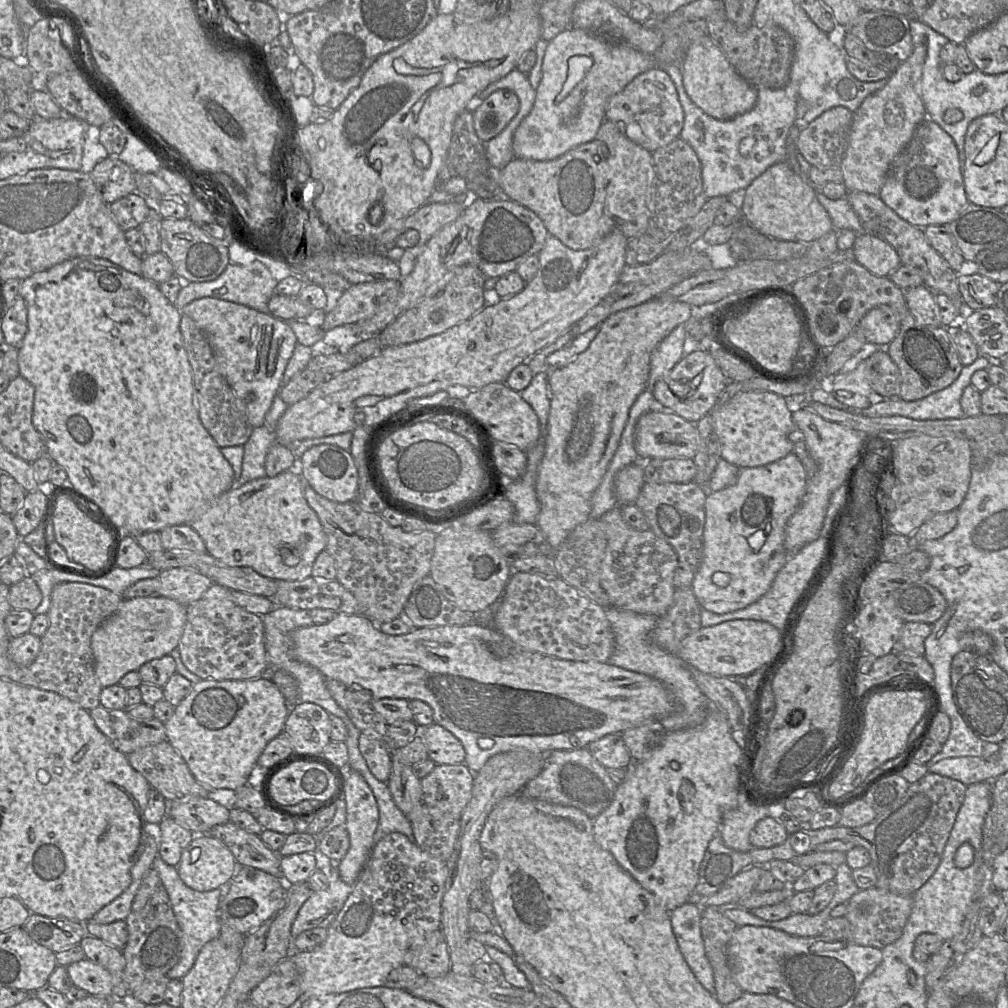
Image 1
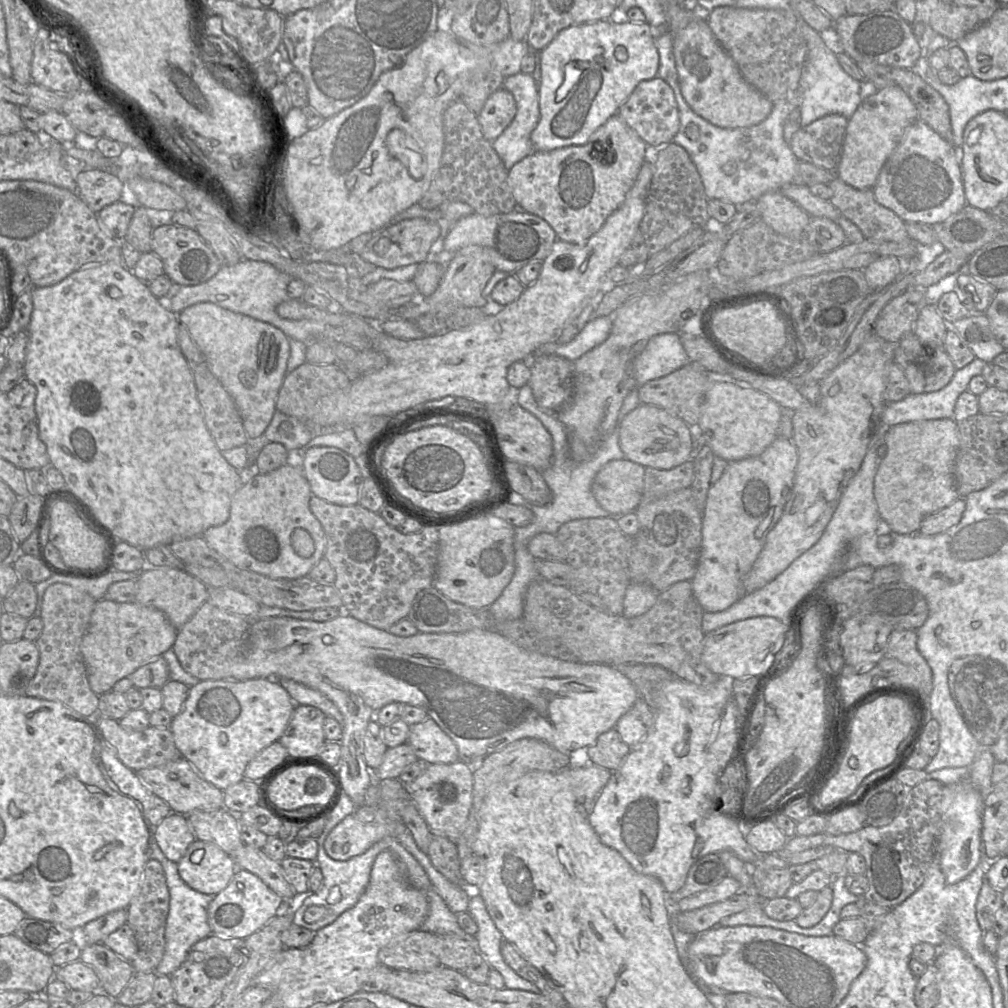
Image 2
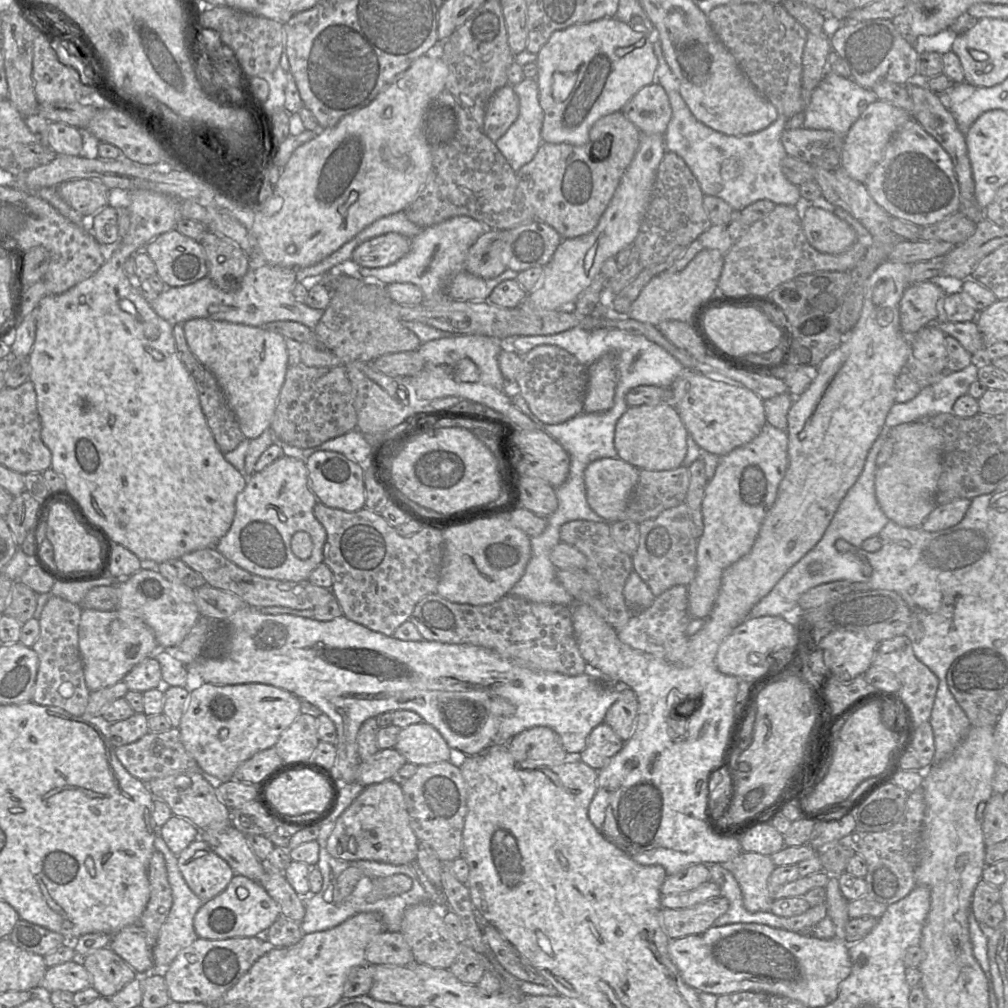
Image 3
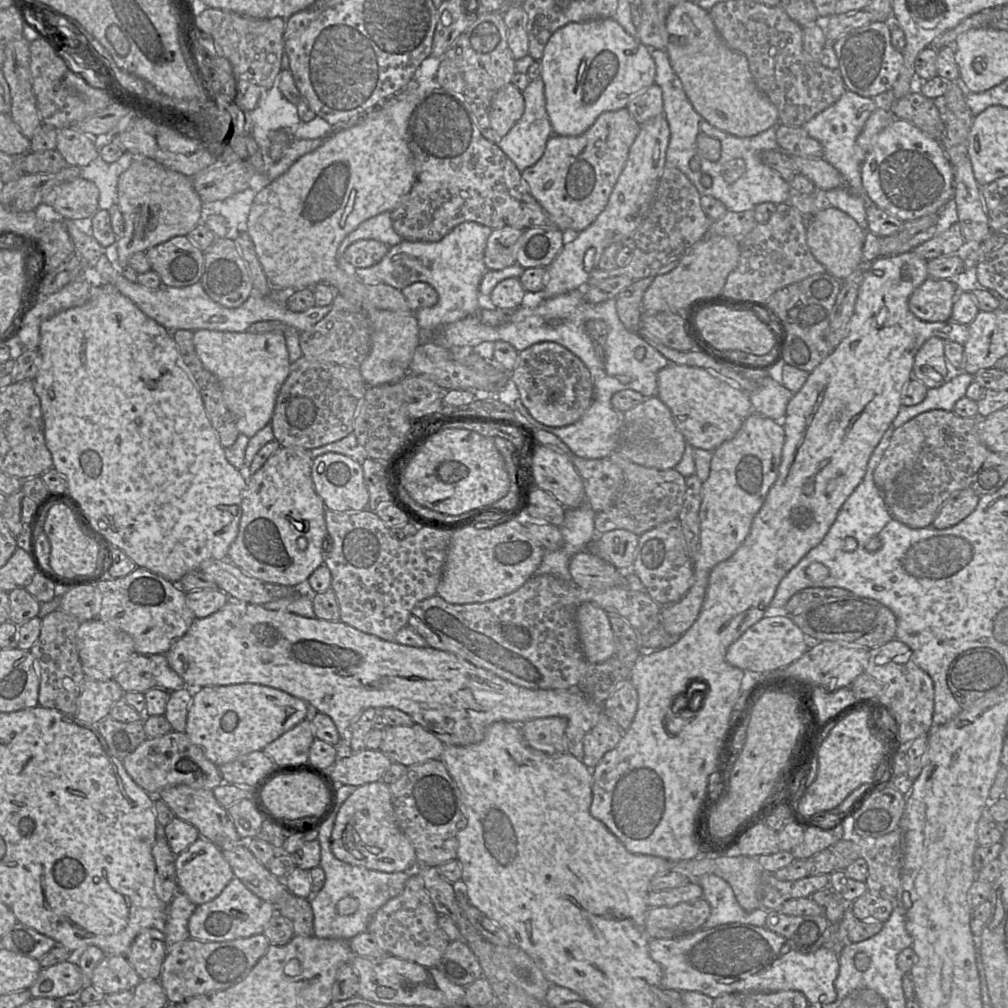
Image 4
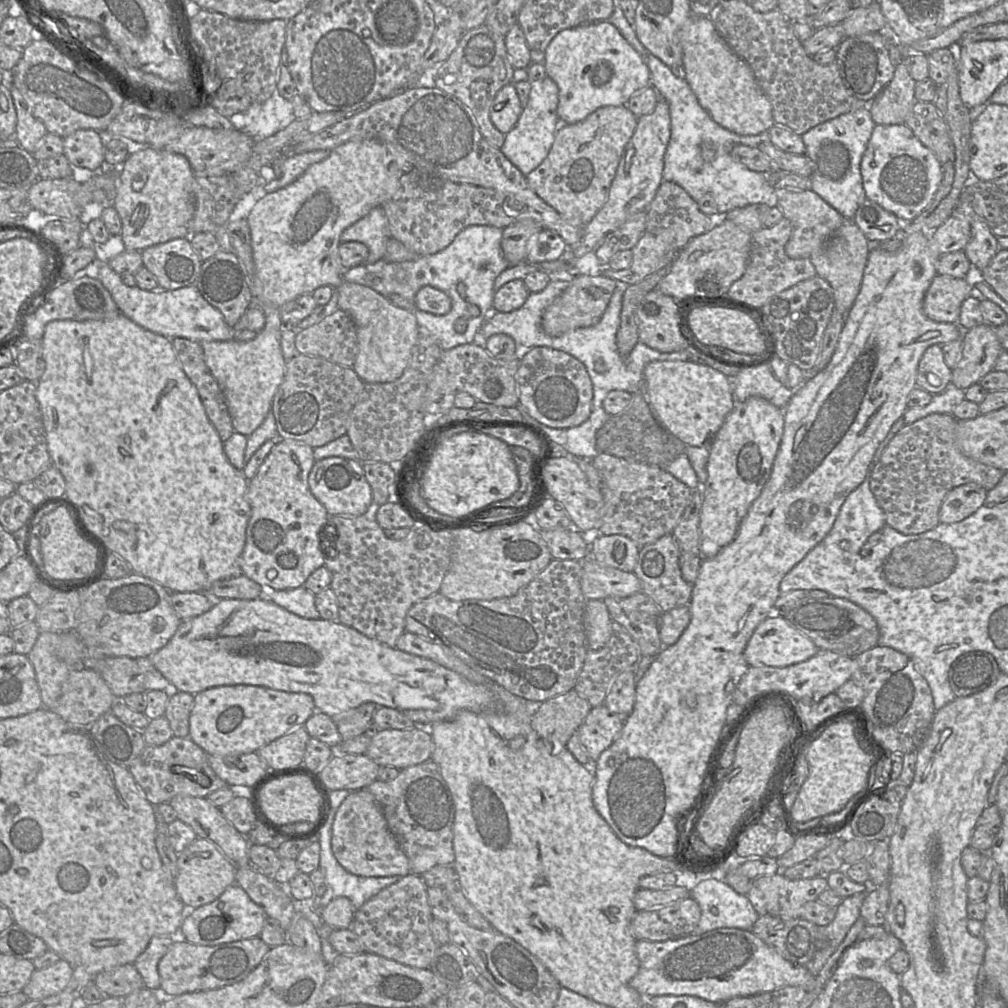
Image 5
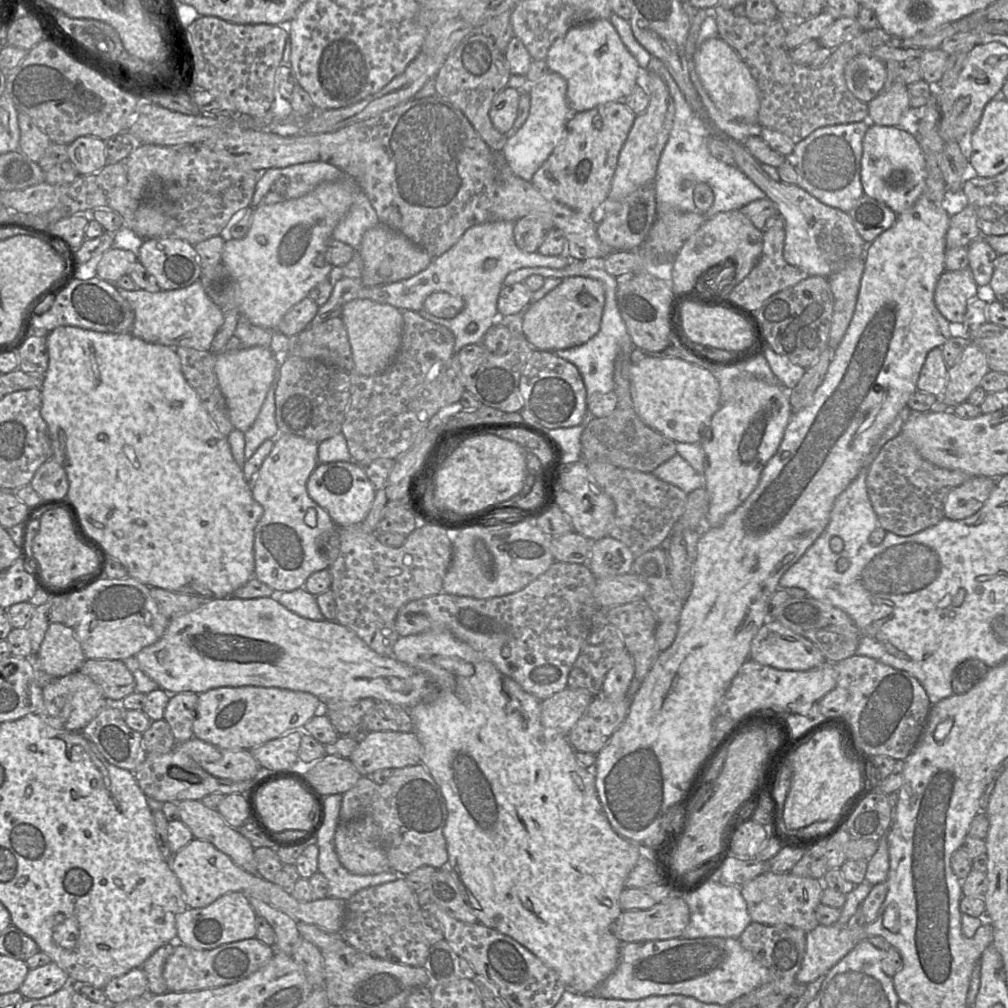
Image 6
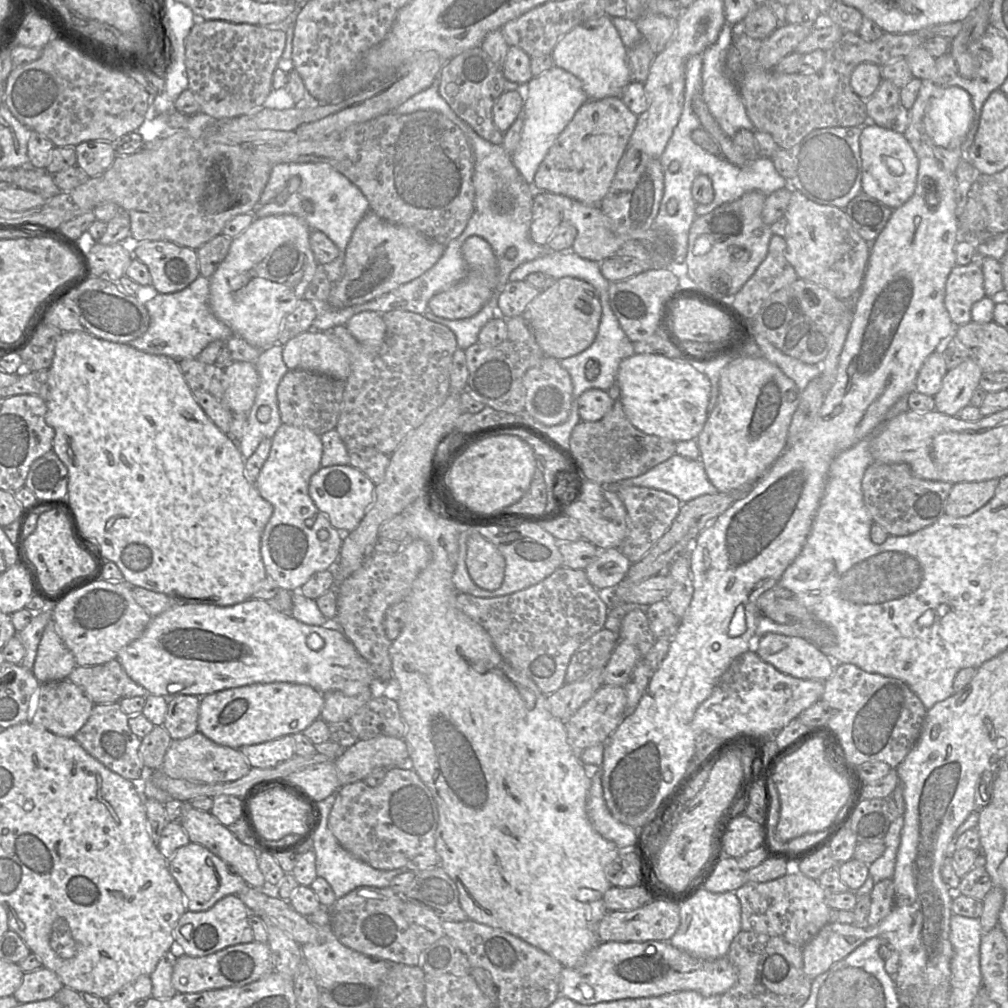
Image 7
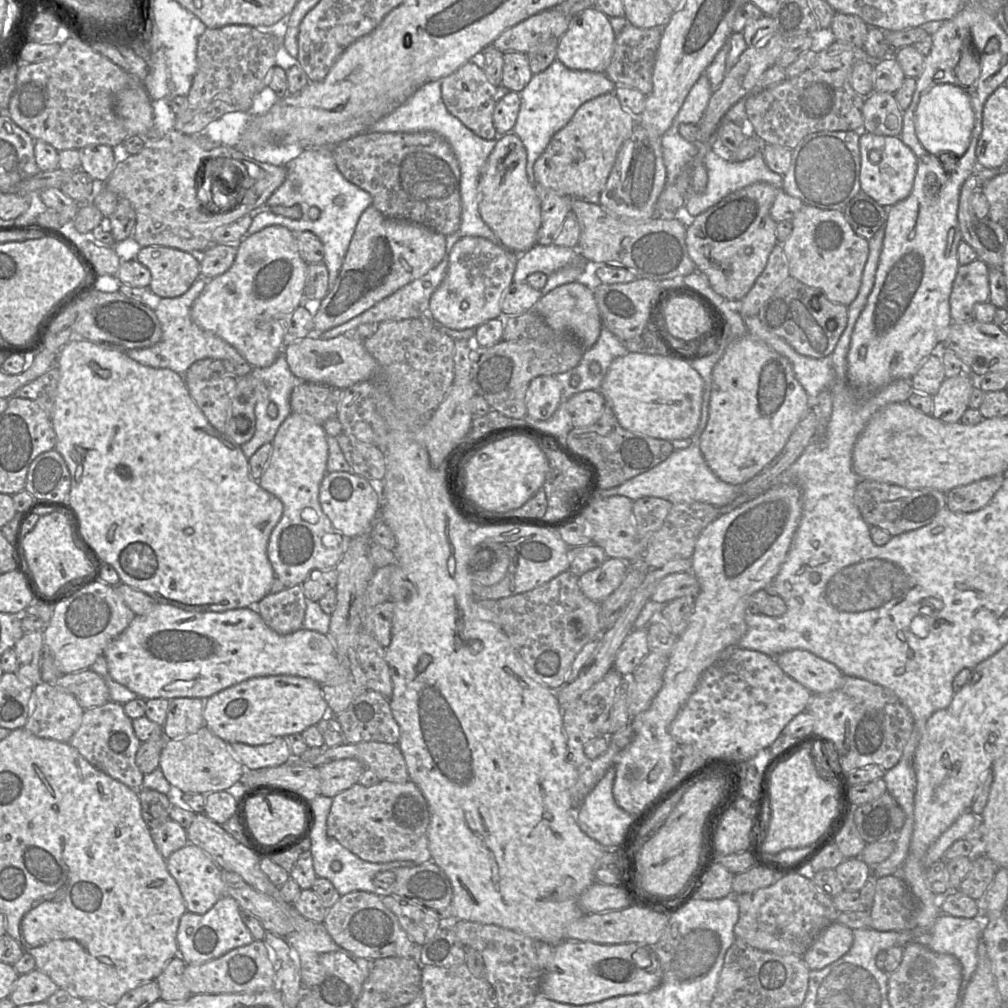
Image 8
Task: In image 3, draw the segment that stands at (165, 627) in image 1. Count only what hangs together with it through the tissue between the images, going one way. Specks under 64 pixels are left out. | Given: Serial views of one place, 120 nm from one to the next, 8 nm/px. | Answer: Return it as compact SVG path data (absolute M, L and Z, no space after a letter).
M83 609L79 624L79 650L90 692L122 681L134 666L153 656L158 649L153 630L130 610Z

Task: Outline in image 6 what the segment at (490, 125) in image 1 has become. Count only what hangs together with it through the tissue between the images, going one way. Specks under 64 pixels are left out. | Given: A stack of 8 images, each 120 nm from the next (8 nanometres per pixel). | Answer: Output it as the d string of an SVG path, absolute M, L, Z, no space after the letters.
M508 86L493 100L489 113L491 122L499 132L505 135L511 134L518 116L520 91Z

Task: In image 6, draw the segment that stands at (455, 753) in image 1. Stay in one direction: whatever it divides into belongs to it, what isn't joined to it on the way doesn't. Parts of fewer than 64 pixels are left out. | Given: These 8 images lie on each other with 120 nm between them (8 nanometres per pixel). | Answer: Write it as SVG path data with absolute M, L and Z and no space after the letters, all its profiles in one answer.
M414 731L370 732L349 759L362 776L383 769L398 769L422 764L423 747Z

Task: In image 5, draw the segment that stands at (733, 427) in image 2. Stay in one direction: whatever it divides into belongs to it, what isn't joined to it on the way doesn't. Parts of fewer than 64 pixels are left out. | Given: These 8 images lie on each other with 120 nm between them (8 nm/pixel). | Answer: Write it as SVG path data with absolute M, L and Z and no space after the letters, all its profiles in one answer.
M686 360L647 364L644 394L663 429L689 446L707 446L736 406L729 377L703 364Z

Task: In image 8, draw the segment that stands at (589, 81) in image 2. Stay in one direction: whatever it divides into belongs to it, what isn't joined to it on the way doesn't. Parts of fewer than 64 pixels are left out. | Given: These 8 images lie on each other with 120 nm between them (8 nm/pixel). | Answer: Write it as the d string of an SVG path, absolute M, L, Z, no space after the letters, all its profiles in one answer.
M589 7L571 18L567 31L559 40L556 59L572 70L604 73L612 59L615 38L609 17L596 7Z

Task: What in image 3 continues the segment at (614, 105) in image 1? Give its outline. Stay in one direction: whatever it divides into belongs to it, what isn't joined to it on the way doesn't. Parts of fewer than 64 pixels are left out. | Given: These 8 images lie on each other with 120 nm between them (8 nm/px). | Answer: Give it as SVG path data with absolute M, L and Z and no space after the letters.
M657 82L641 88L622 112L642 134L664 135L672 117L668 95Z

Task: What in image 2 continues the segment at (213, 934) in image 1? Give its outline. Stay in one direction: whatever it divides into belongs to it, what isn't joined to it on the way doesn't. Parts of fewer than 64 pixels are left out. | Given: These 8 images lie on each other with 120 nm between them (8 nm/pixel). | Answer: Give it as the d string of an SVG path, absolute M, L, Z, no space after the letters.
M155 840L151 850L151 858L161 863L170 894L169 913L165 929L165 951L155 972L158 975L170 976L185 961L192 946L212 934L208 921L208 907L214 896L198 892L183 881L178 873L178 863L166 858Z

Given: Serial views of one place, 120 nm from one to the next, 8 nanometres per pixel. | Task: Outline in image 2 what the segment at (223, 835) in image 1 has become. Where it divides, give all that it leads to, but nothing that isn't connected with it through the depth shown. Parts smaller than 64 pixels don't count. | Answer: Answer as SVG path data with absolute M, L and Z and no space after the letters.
M242 844L230 855L238 868L257 875L271 890L281 896L285 902L291 903L296 892L284 874L281 864L269 858L263 849Z

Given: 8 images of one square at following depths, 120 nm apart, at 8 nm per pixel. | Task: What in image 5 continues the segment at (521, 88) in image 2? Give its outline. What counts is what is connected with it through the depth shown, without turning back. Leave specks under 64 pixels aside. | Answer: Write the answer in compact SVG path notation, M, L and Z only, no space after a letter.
M548 76L531 82L529 100L515 127L505 135L505 141L500 148L508 160L516 166L524 176L535 170L548 156L555 140L556 133L562 124L557 108L559 89Z

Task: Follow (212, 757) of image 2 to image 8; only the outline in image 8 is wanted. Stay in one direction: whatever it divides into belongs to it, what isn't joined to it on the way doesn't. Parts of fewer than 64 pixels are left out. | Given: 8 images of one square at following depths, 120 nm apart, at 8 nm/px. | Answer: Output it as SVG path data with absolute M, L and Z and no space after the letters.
M299 676L254 677L224 689L205 701L204 726L229 744L262 745L278 737L302 733L329 715L318 682Z

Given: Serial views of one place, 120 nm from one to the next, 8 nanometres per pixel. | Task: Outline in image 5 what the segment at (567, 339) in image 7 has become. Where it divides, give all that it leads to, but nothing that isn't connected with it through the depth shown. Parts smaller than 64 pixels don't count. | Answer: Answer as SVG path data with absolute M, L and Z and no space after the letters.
M575 275L565 291L544 311L543 330L551 337L559 337L568 331L595 325L604 314L616 288L616 280L603 275Z

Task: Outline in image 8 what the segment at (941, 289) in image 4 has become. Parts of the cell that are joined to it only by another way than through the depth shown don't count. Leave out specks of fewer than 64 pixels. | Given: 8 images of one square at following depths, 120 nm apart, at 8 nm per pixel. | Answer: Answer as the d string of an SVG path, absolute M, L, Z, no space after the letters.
M979 258L959 266L949 299L952 323L975 321L974 306L989 301L989 270Z

